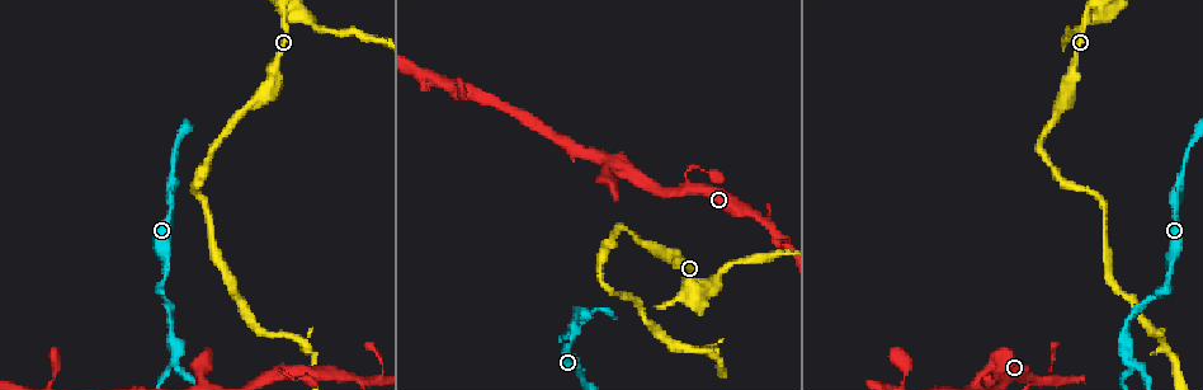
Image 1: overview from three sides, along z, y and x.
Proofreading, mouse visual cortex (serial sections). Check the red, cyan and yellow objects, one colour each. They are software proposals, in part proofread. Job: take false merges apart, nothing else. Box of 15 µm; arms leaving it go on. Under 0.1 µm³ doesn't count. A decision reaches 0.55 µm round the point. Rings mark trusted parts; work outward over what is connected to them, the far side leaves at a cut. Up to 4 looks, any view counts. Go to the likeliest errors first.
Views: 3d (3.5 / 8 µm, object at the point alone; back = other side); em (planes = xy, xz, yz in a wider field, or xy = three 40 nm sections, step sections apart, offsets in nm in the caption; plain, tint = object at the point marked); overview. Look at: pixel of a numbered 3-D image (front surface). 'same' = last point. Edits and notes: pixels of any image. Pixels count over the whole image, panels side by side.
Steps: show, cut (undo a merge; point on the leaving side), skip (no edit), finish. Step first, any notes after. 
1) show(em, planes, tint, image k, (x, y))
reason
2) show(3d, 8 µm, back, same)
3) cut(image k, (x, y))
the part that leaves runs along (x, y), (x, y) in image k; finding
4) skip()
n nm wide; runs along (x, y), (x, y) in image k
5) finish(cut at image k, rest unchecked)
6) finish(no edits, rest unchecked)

show(3d, 3.5 µm, image 1, (687, 277))
abrupt turn

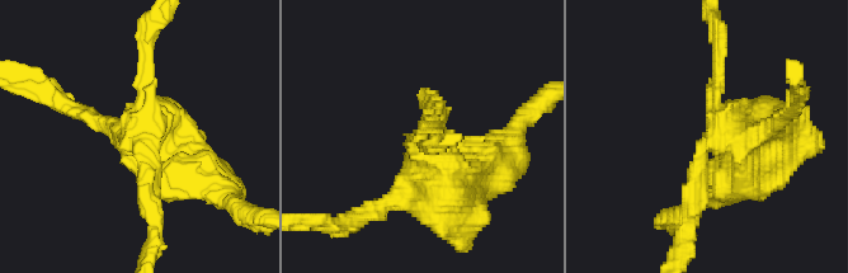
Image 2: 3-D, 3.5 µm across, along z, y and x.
show(em, xy, step 5, tint, image 2, (704, 149))
now the EM

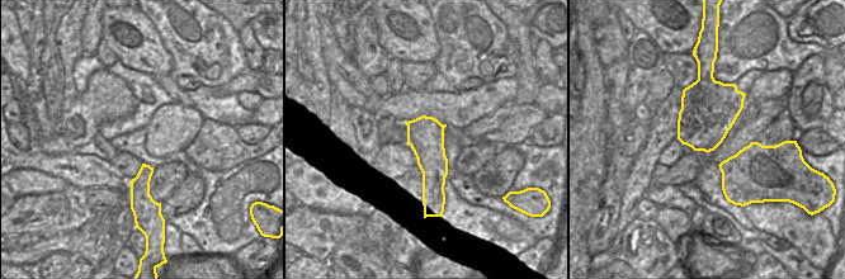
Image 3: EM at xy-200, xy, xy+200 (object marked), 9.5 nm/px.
cut(image 2, (752, 178))
360 nm wide; the part that leaves runs along (710, 140), (755, 147), (726, 187) in image 2; a second cell is stuck on

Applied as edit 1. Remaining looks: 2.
show(3d, 3.5 µm, image 1, (1131, 366))

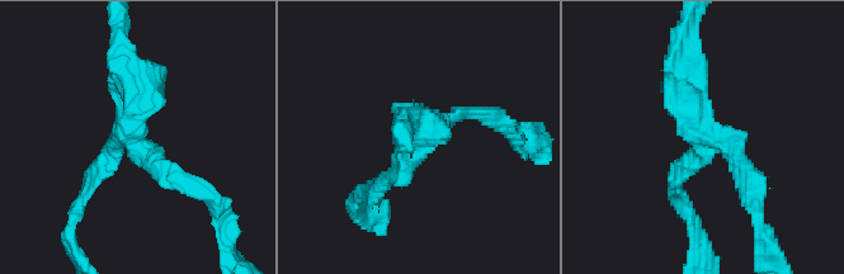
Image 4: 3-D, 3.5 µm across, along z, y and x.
show(em, planes, tint, image 4, (129, 139))
3 arms; arms of 200, 200, 450 nm; need the tissue

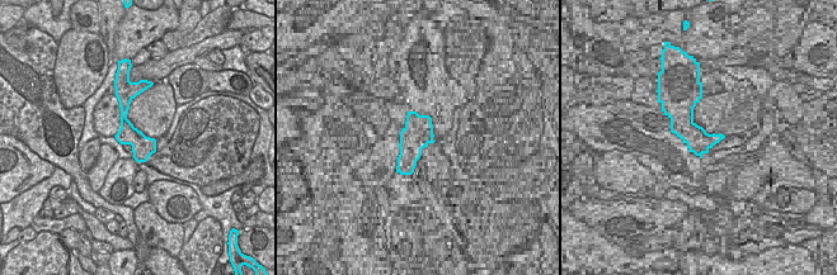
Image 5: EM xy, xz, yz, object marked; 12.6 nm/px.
skip()
runs along (678, 60), (688, 126), (753, 176) in image 4; one cell here

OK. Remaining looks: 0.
finish(cut at image 2, rest unchecked)

